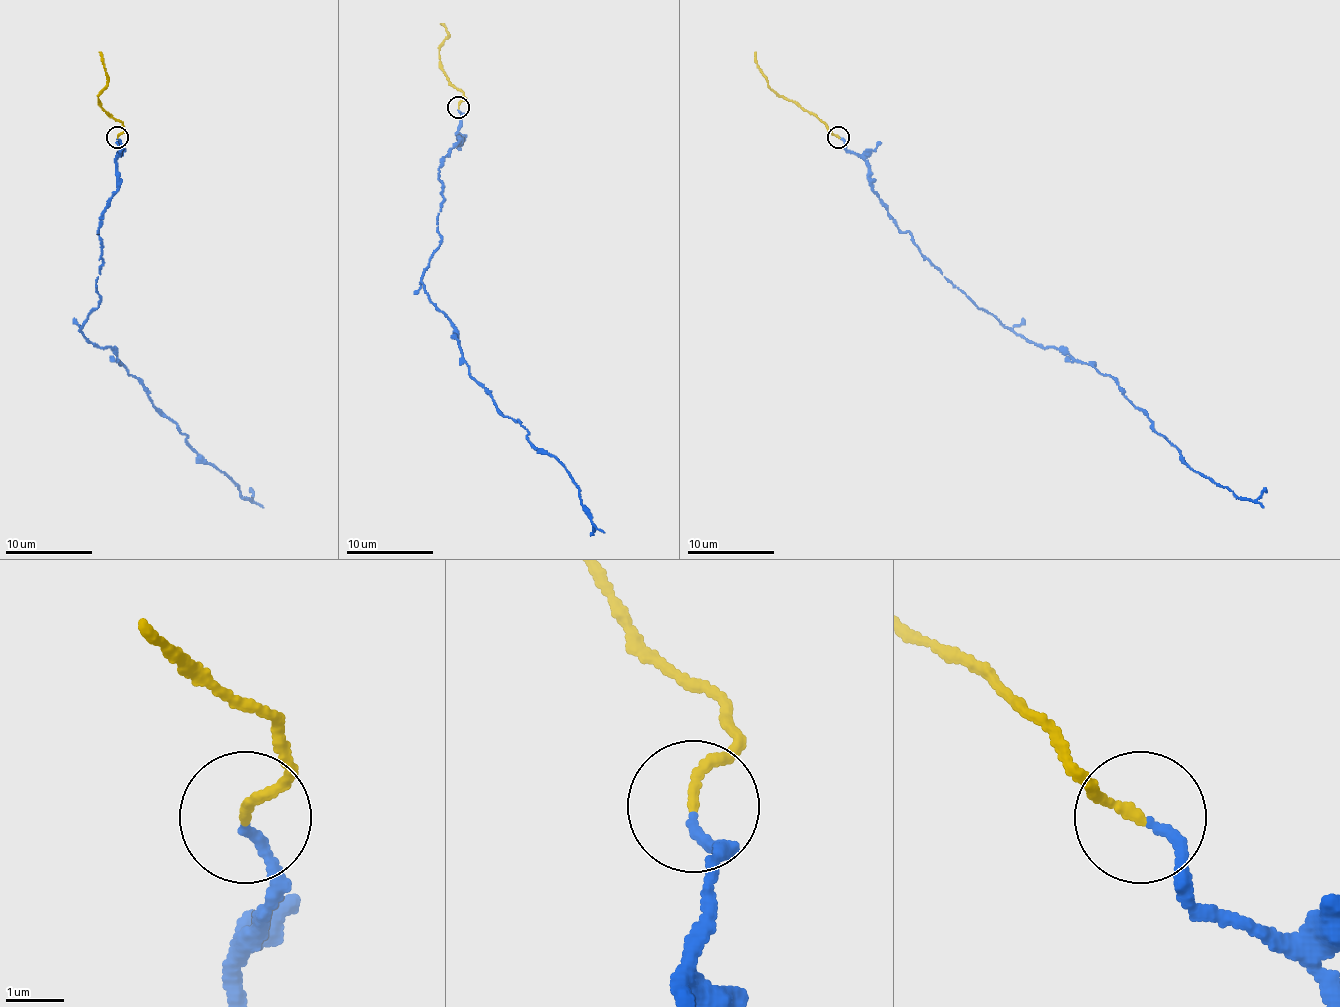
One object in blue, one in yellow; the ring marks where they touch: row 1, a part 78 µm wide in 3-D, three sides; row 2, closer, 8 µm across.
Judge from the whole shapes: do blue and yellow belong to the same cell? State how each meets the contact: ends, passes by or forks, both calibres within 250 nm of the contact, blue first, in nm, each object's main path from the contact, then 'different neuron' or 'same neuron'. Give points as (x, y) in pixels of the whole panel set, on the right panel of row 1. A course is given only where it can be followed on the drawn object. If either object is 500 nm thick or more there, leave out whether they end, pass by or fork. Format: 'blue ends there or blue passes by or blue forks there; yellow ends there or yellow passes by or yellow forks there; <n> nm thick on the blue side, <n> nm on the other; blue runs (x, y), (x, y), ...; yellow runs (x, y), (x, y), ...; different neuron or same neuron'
blue ends there; yellow ends there; 160 nm thick on the blue side, 160 nm on the other; blue runs (839, 137), (865, 161), (874, 194), (946, 279), (1007, 327), (1109, 375), (1194, 471), (1264, 508); yellow runs (839, 137), (800, 107), (778, 96), (767, 85), (767, 76), (756, 63), (754, 52); same neuron

